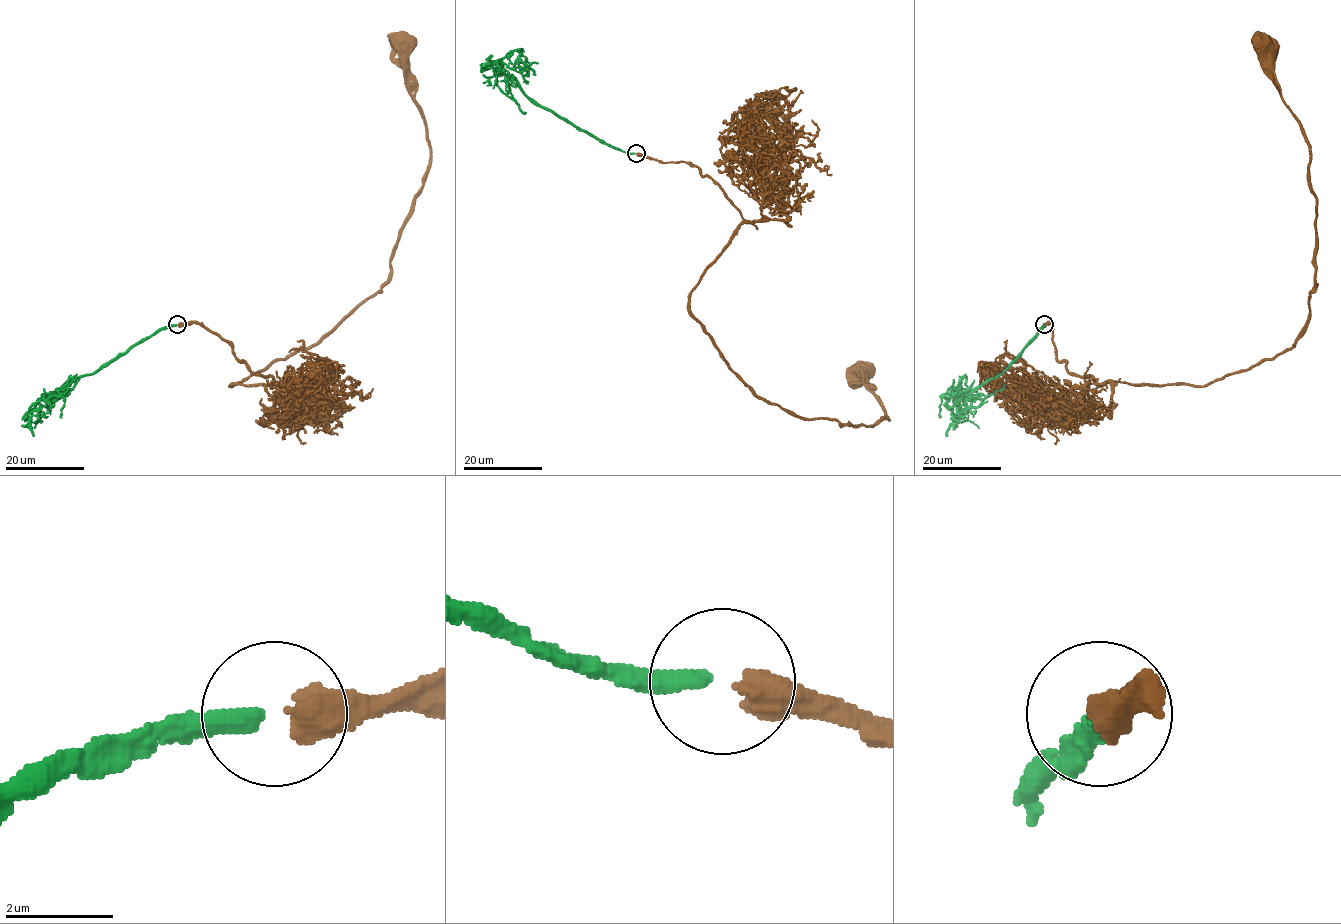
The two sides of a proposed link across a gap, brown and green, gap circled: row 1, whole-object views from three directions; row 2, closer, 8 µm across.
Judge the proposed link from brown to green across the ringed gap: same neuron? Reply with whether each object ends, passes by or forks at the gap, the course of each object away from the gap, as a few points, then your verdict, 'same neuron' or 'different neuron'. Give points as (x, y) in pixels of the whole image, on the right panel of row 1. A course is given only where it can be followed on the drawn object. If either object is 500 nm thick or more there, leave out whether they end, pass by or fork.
brown runs (1044, 324), (1056, 358), (1097, 383), (1205, 386), (1303, 335), (1315, 271), (1309, 144), (1263, 44); green runs (1044, 325), (1001, 372), (988, 377), (970, 393), (947, 399), (941, 395), (964, 392), (974, 379); same neuron

